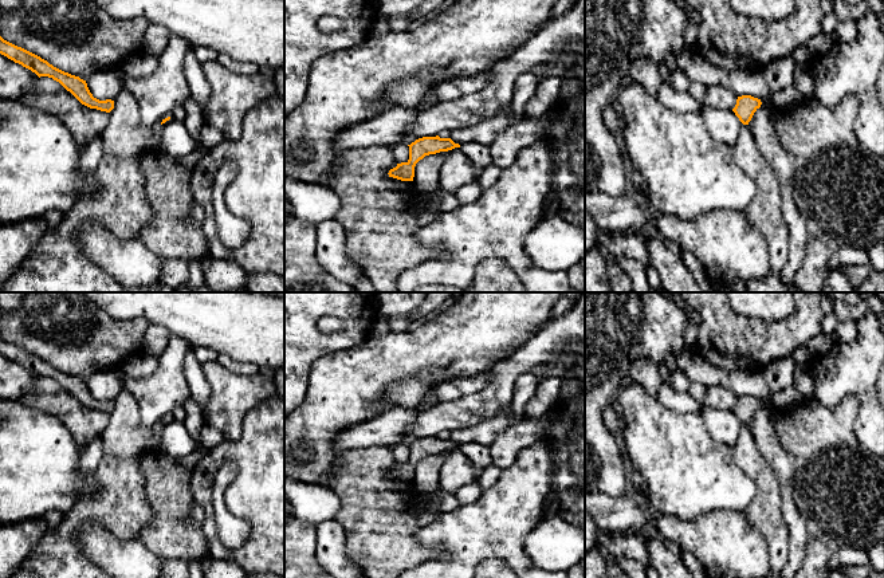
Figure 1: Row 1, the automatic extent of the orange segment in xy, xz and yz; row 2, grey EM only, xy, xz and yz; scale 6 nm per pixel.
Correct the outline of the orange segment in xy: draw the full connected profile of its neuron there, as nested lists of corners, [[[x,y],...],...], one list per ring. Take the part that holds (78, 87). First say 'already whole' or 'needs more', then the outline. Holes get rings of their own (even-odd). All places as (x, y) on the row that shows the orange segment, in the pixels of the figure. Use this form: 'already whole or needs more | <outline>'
already whole | [[[0,36],[0,54],[21,64],[23,67],[35,72],[39,78],[48,76],[59,82],[67,91],[70,91],[82,105],[110,113],[114,109],[114,101],[99,101],[90,93],[86,80],[79,76],[64,72],[40,56],[17,47]]]

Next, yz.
already whole | [[[742,95],[738,97],[736,105],[732,111],[743,125],[749,125],[754,113],[761,107],[761,105],[761,99],[754,98],[751,95]]]

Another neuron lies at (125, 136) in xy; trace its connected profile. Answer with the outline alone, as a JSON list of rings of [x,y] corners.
[[[122,90],[114,99],[109,123],[102,131],[103,153],[134,157],[148,146],[152,135],[153,129],[145,127],[141,122],[137,98]]]

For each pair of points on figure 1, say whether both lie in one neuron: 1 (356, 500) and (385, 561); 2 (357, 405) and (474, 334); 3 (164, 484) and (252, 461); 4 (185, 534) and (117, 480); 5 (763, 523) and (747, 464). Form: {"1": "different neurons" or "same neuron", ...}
{"1": "same neuron", "2": "same neuron", "3": "different neurons", "4": "different neurons", "5": "same neuron"}

